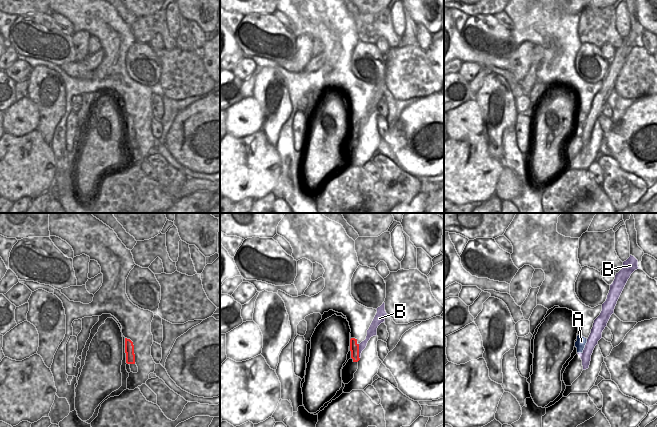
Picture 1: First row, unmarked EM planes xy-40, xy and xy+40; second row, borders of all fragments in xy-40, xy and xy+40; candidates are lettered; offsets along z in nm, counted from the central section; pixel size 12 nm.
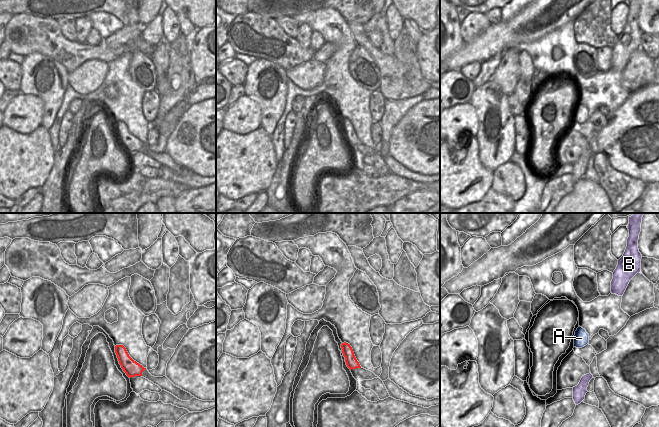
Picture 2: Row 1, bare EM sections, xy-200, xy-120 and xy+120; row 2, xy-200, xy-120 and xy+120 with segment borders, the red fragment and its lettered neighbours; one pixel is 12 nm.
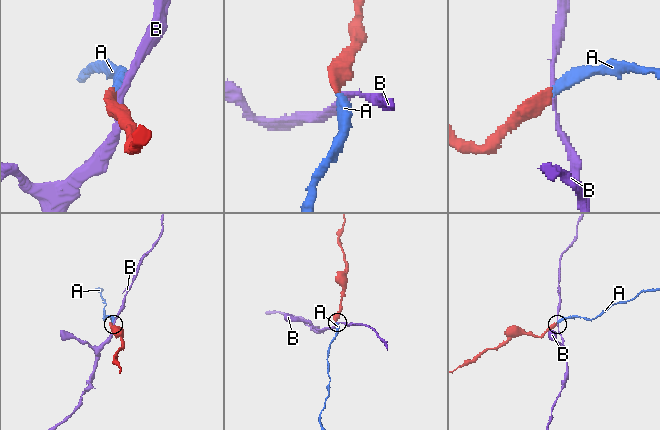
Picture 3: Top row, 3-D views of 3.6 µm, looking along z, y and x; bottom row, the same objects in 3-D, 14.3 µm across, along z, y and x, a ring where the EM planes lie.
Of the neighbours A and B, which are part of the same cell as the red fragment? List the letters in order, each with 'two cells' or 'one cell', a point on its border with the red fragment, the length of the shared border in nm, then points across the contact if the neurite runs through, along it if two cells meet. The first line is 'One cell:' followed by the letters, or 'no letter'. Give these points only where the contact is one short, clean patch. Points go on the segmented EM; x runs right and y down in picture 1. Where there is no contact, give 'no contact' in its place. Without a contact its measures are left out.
One cell: A
A: one cell | xy (356, 343) | 40 nm | across xy (354, 347), (356, 343), (357, 342)
B: two cells | xy (358, 351) | 180 nm | along xy (358, 344), (359, 358)

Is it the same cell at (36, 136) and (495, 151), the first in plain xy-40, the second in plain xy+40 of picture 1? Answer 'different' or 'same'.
different

